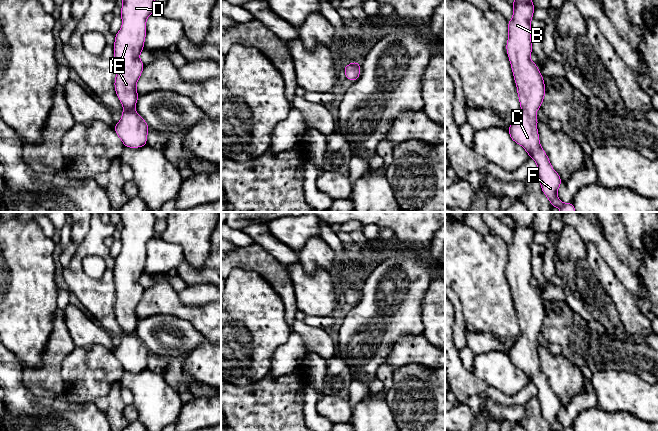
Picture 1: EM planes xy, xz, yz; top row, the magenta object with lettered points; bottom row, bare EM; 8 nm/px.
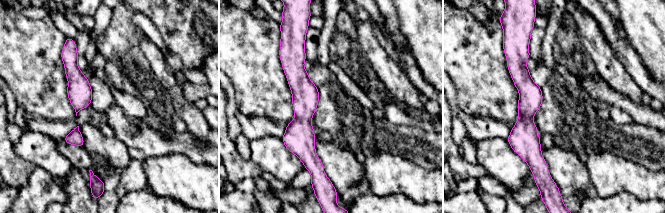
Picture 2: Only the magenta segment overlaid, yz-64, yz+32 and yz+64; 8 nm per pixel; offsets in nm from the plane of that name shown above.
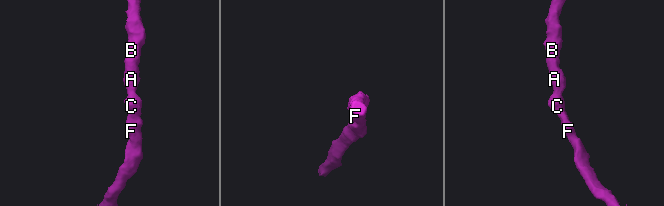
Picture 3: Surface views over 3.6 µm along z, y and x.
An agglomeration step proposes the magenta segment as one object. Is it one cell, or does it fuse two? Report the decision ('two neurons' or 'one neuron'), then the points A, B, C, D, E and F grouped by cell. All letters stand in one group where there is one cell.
one neuron; A B C D E F

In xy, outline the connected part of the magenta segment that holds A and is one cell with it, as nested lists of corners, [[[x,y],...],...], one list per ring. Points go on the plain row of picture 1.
[[[153,212],[119,213],[122,249],[114,265],[114,311],[123,336],[114,354],[125,371],[139,372],[147,368],[149,349],[135,334],[139,322],[136,309],[144,293],[140,277],[144,274],[146,245],[155,236],[156,218]]]

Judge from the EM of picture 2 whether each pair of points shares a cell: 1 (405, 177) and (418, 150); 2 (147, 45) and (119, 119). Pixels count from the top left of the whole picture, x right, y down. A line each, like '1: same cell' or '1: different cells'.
1: different cells
2: different cells

